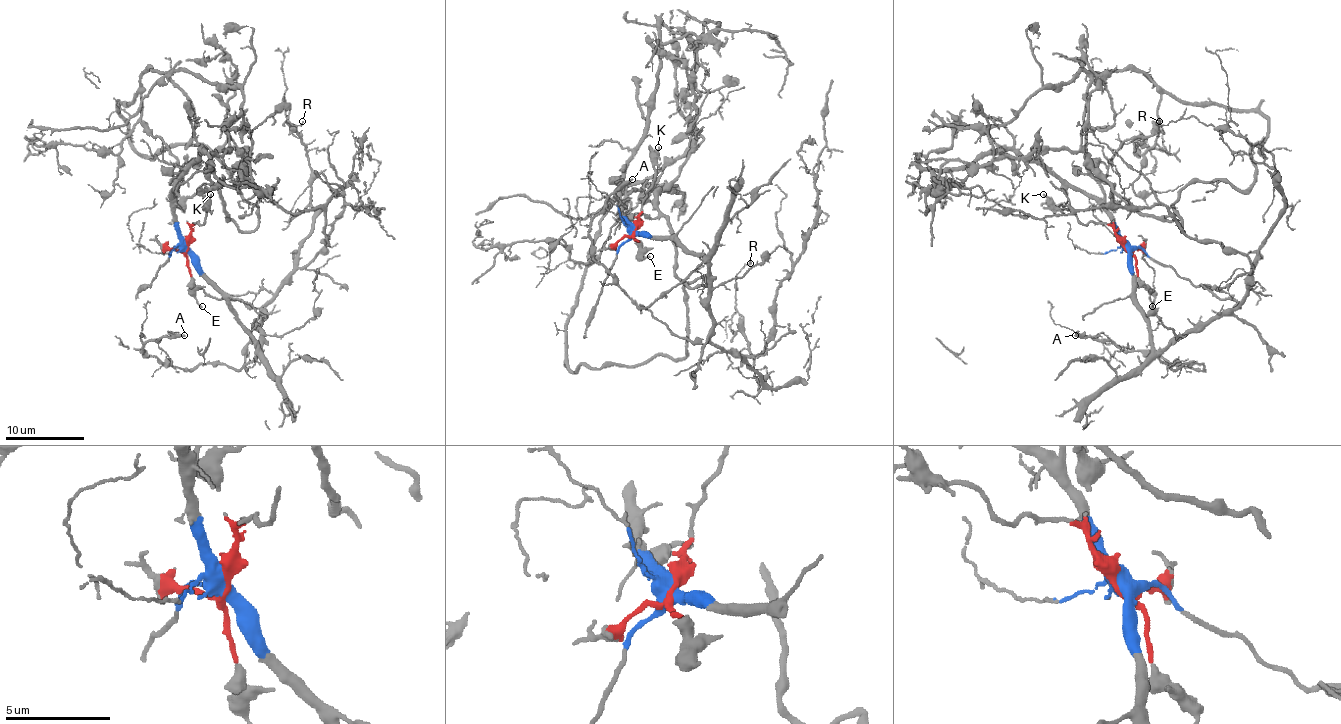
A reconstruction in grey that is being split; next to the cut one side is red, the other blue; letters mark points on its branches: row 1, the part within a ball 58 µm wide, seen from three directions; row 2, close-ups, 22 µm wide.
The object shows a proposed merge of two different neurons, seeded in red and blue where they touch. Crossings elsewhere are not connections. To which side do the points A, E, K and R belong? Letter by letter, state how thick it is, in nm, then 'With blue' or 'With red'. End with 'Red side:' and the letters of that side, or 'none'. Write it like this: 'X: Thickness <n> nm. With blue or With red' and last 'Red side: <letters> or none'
A: Thickness 240 nm. With blue
E: Thickness 160 nm. With red
K: Thickness 200 nm. With red
R: Thickness 150 nm. With blue
Red side: E, K

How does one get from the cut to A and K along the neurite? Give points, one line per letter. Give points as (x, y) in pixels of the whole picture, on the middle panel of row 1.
A: (633, 230), (670, 237), (704, 257), (641, 308), (594, 259), (590, 235), (603, 202), (633, 179)
K: (635, 230), (643, 198), (654, 177), (658, 147)

